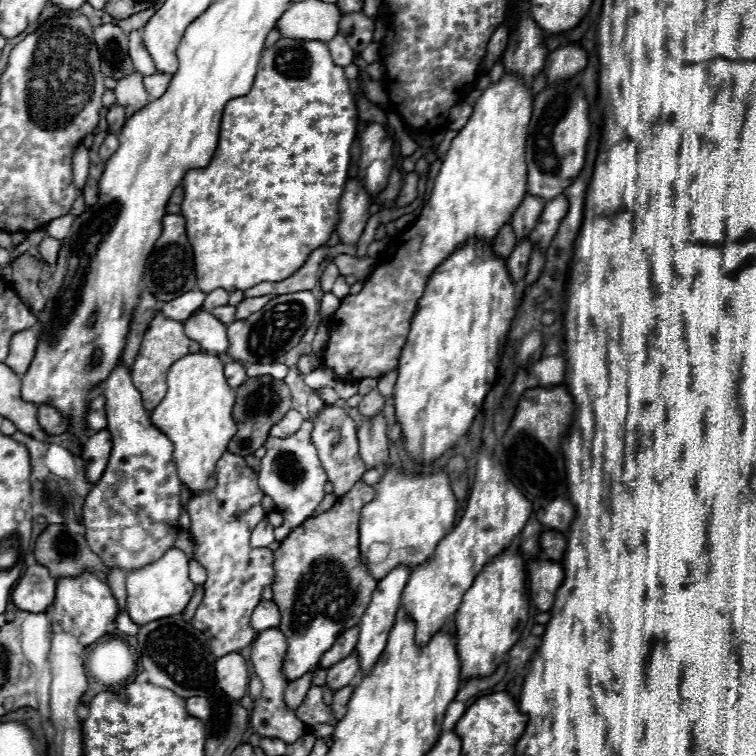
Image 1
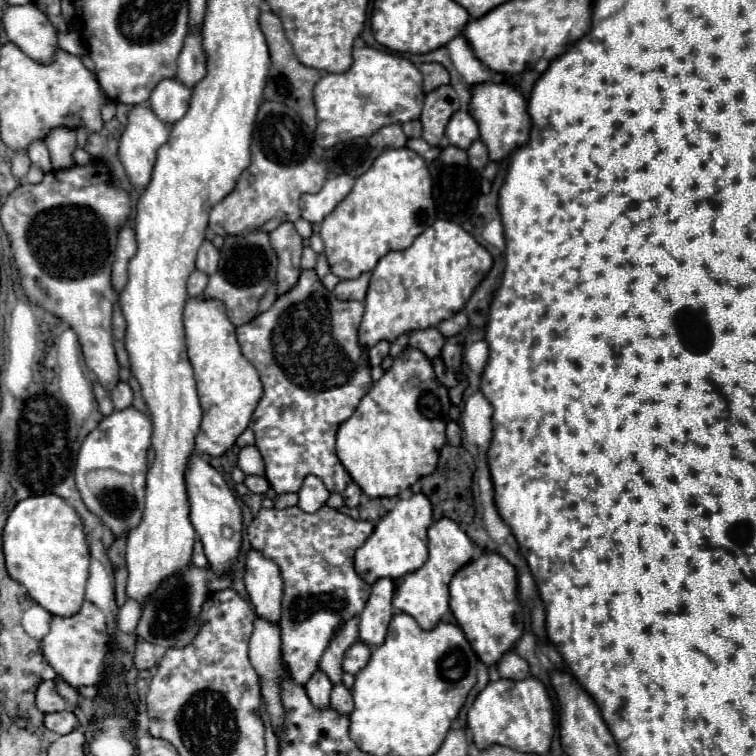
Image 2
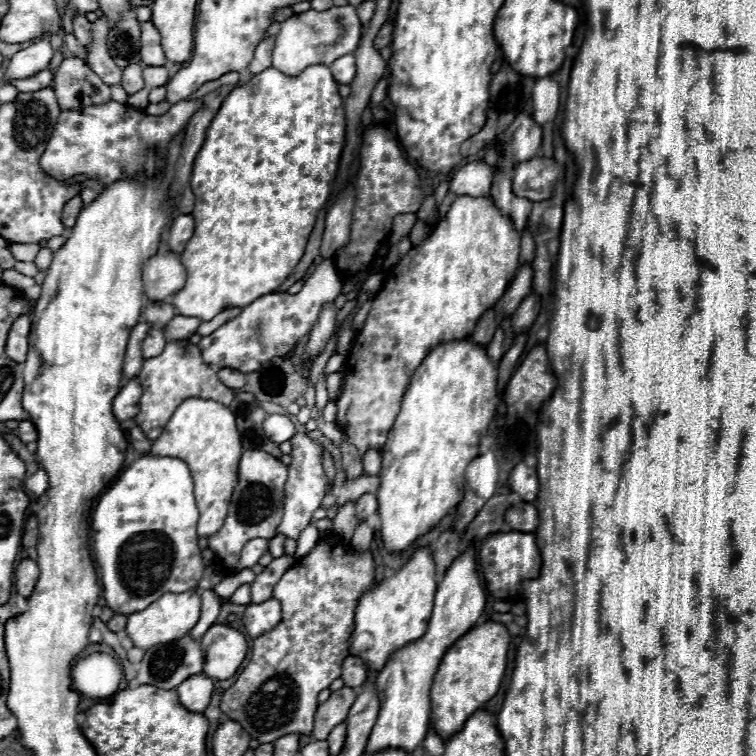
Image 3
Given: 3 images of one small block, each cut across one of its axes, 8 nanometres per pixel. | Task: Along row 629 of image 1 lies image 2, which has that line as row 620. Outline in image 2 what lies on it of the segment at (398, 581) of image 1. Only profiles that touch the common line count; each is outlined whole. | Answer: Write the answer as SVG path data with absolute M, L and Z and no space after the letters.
M388 578L372 584L372 594L360 614L360 642L368 644L370 648L380 646L380 642L384 642L384 634L388 632L388 622L394 616L392 590L394 582Z

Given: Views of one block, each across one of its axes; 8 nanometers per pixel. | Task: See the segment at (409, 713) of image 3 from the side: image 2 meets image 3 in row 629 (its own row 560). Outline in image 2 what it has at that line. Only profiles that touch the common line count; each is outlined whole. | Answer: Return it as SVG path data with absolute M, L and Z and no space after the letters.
M440 518L428 528L428 560L422 568L418 568L412 574L406 574L398 578L396 594L392 600L392 606L398 612L412 614L422 630L432 630L436 622L442 620L444 614L450 612L448 606L448 584L456 570L464 568L474 558L474 544L472 540L460 530L460 526L450 518Z

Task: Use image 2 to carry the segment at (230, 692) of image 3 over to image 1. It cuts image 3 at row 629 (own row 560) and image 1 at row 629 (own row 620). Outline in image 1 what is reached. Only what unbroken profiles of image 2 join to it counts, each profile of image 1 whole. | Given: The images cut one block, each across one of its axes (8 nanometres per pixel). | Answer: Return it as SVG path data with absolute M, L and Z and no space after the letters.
M362 480L352 486L336 504L294 526L274 552L276 580L274 602L280 608L280 630L288 640L284 676L296 680L316 668L320 656L348 628L356 626L376 590L378 580L368 572L358 548L358 516L364 504L374 500L374 486Z

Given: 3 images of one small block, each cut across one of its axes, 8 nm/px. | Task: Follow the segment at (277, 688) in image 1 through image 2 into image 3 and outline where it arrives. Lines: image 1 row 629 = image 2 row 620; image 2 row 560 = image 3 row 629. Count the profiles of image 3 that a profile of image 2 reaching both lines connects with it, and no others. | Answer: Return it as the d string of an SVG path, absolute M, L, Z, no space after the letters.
M270 598L262 604L250 604L244 612L244 626L246 626L246 632L256 638L256 636L262 636L264 632L270 632L272 628L276 628L276 624L280 624L282 616L280 616L280 602Z

